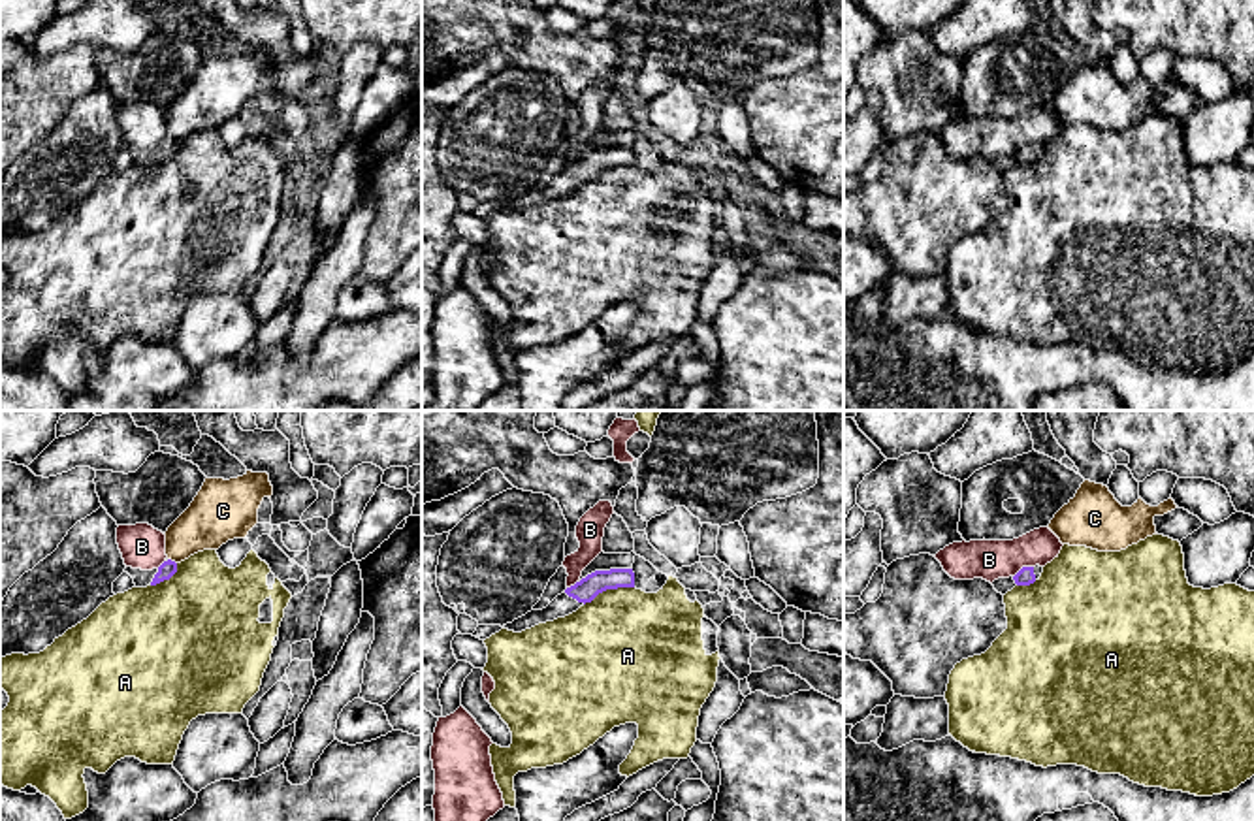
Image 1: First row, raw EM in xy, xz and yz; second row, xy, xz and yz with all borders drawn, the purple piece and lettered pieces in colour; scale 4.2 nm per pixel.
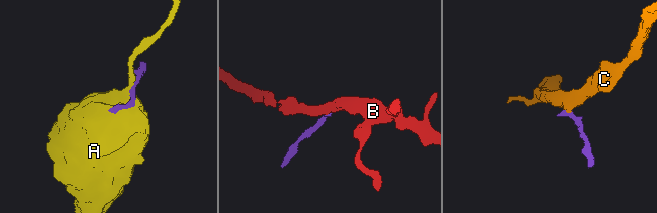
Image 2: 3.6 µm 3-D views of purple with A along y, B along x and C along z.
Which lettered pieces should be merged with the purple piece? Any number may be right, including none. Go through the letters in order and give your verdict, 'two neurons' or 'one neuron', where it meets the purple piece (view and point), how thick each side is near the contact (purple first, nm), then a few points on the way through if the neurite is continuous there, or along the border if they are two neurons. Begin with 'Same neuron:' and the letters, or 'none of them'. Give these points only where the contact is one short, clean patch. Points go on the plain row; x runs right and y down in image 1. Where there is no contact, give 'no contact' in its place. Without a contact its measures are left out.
Same neuron: none of them
A: two neurons | xz (609, 166) | 100/460 nm
B: two neurons | yz (1023, 145) | 80/170 nm | along yz (1032, 144), (1025, 144), (1013, 155)
C: two neurons | xy (170, 138) | 70/220 nm | along xy (168, 136), (176, 142)

